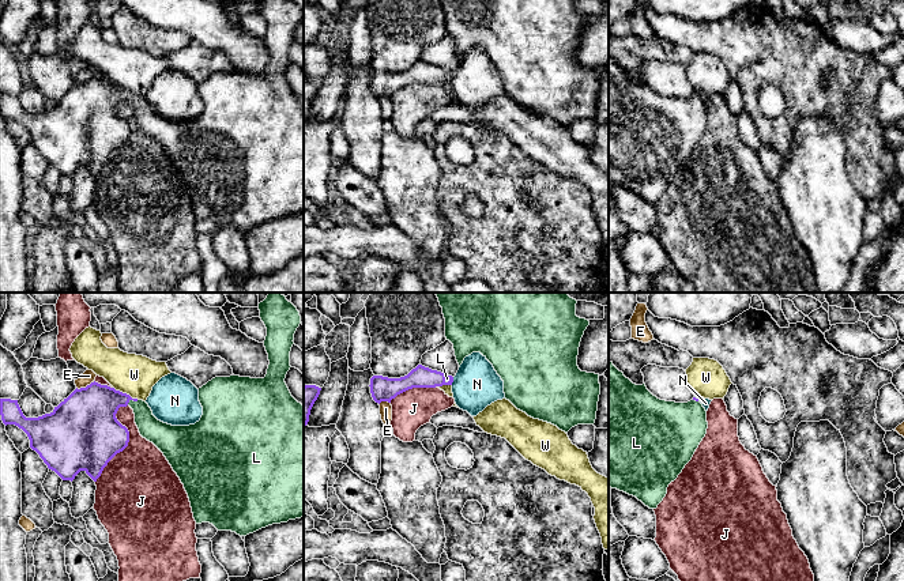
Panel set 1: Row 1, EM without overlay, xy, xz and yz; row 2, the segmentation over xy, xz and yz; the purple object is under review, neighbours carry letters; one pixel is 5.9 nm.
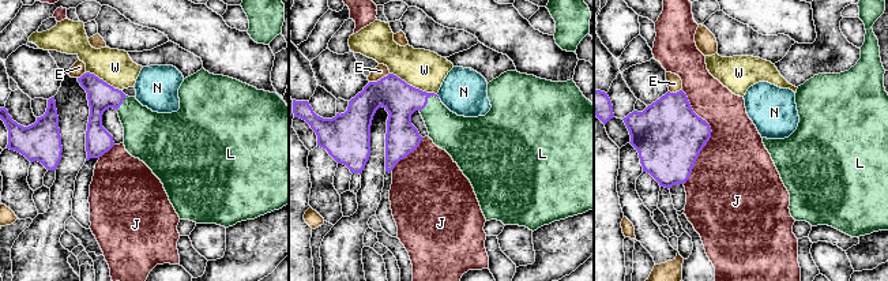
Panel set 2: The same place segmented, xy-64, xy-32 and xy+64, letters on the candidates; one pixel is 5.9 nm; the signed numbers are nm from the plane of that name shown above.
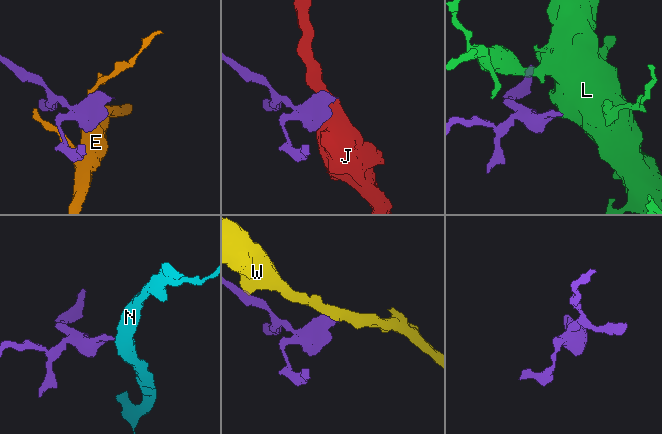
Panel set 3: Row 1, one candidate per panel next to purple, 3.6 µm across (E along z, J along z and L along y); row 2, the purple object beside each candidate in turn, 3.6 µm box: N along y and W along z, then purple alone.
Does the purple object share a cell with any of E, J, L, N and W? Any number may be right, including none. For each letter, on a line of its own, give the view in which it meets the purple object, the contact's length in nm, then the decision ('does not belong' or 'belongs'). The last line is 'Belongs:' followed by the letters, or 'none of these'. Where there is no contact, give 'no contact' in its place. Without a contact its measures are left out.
E: contact in xy; length 120 nm; does not belong
J: contact in xy; length 500 nm; does not belong
L: contact in xy; length 80 nm; belongs
N: contact in xz; length 50 nm; does not belong
W: contact in xy; length 170 nm; does not belong
Belongs: L

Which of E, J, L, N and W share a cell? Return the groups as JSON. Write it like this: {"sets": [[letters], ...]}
{"sets": [["E"], ["J"], ["L"], ["N"], ["W"]]}

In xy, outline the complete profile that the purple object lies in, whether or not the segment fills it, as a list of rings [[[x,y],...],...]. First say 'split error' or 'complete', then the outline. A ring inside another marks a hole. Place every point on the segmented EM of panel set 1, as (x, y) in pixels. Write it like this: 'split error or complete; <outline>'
split error; [[[270,293],[259,303],[267,328],[264,347],[268,369],[264,378],[215,377],[199,388],[203,415],[189,426],[158,420],[148,404],[108,385],[91,382],[75,389],[50,414],[26,418],[18,400],[0,399],[3,423],[22,429],[30,448],[63,480],[84,471],[94,482],[108,463],[129,442],[129,431],[116,414],[129,405],[143,438],[166,457],[188,494],[196,524],[210,522],[218,531],[246,536],[272,524],[304,517],[304,405],[290,393],[285,378],[290,370],[294,333],[301,324],[297,308],[280,293]]]

